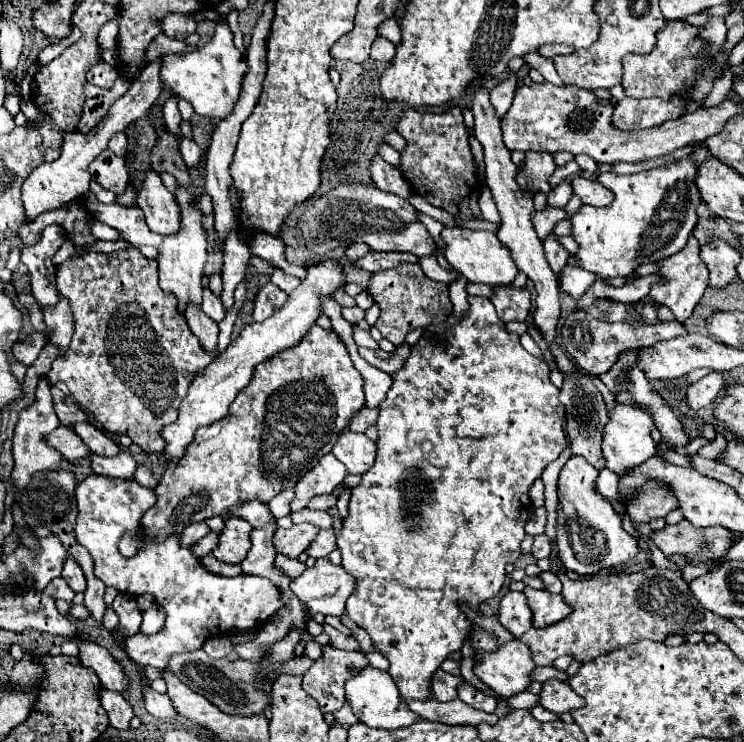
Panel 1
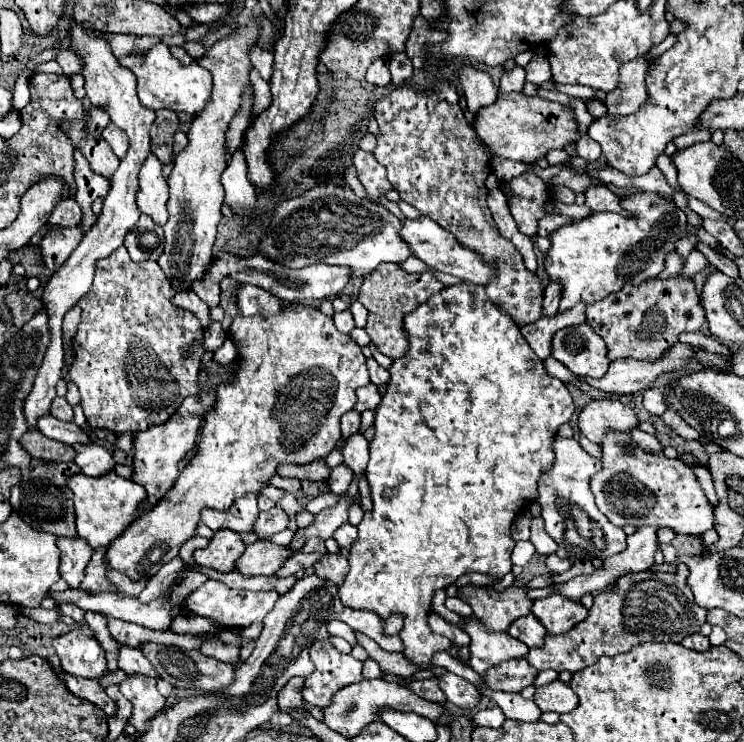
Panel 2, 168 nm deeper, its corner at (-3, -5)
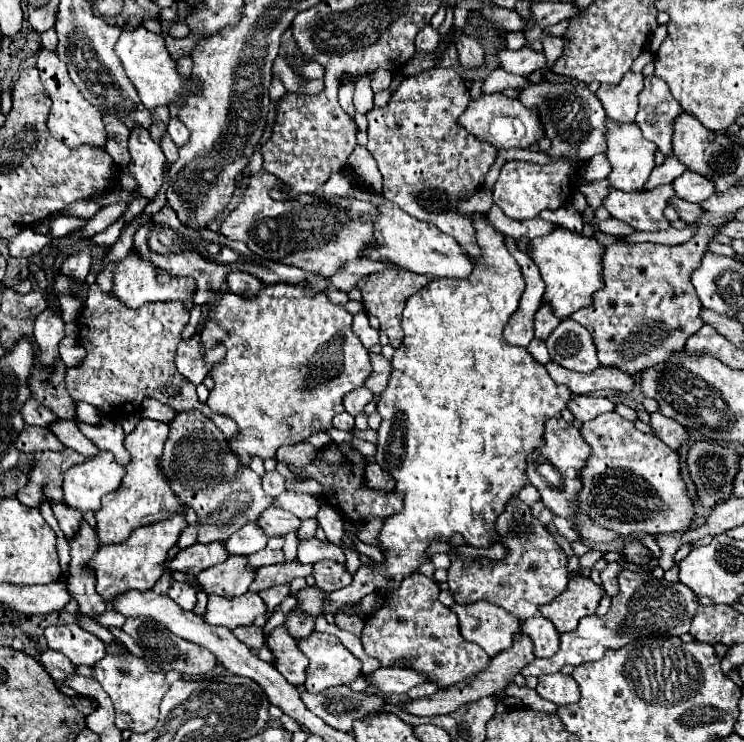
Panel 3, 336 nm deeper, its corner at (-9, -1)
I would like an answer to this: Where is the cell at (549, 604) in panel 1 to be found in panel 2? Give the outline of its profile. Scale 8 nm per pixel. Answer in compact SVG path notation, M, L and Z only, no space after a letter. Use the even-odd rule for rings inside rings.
M557 595L535 599L531 613L545 625L547 633L551 635L567 633L567 629L587 617L587 609L583 605L575 605L575 601L567 601L565 597Z

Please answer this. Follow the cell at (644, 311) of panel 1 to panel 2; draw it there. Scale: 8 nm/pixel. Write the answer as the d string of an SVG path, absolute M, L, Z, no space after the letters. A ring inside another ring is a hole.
M681 275L669 277L665 281L647 281L643 285L627 285L619 293L611 293L605 299L587 305L587 323L599 333L609 347L613 359L659 359L673 343L677 343L679 333L697 331L705 321L705 309L699 305L695 285L691 279Z

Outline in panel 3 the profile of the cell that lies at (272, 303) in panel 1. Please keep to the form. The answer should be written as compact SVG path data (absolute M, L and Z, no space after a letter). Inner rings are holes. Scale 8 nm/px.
M231 271L227 275L227 285L229 291L241 297L253 297L257 295L257 289L261 287L261 281L257 281L257 277L253 277L251 273L243 273L243 271Z

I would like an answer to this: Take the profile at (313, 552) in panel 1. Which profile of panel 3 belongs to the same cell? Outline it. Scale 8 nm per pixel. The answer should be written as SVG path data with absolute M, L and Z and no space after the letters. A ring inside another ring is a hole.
M275 563L269 567L261 567L255 571L255 579L249 587L249 591L259 593L263 589L269 589L273 585L283 585L291 583L295 577L309 577L313 573L313 565L303 565L303 563Z

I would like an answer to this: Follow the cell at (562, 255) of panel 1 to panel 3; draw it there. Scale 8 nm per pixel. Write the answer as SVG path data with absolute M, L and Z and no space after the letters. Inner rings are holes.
M541 305L539 311L535 313L533 329L535 329L535 339L539 339L539 341L545 341L549 337L551 329L555 329L559 325L557 317L553 317L547 309L549 309L549 305Z

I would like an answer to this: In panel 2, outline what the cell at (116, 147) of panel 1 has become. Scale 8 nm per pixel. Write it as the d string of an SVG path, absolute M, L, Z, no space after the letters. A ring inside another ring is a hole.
M109 123L109 125L103 129L103 139L111 145L111 149L113 149L113 153L115 153L117 157L121 157L121 159L125 157L129 143L127 143L127 135L125 135L117 125Z

